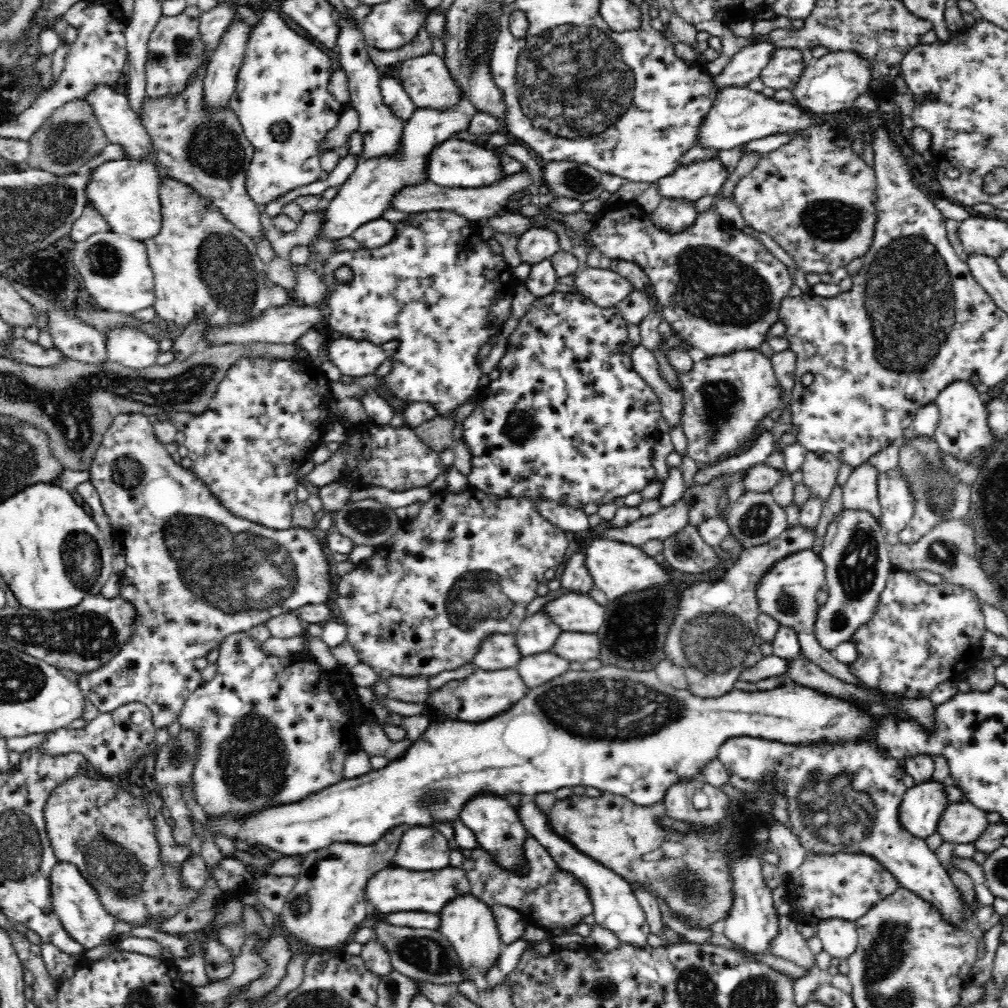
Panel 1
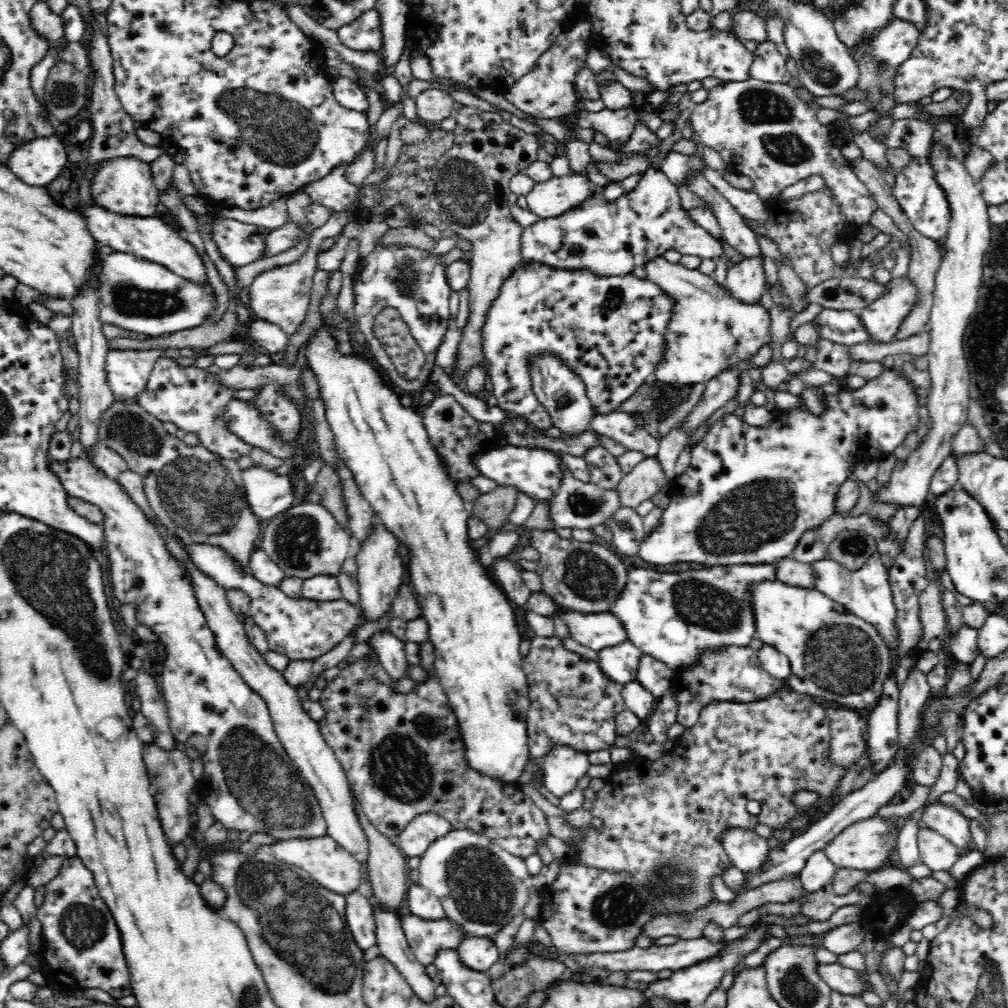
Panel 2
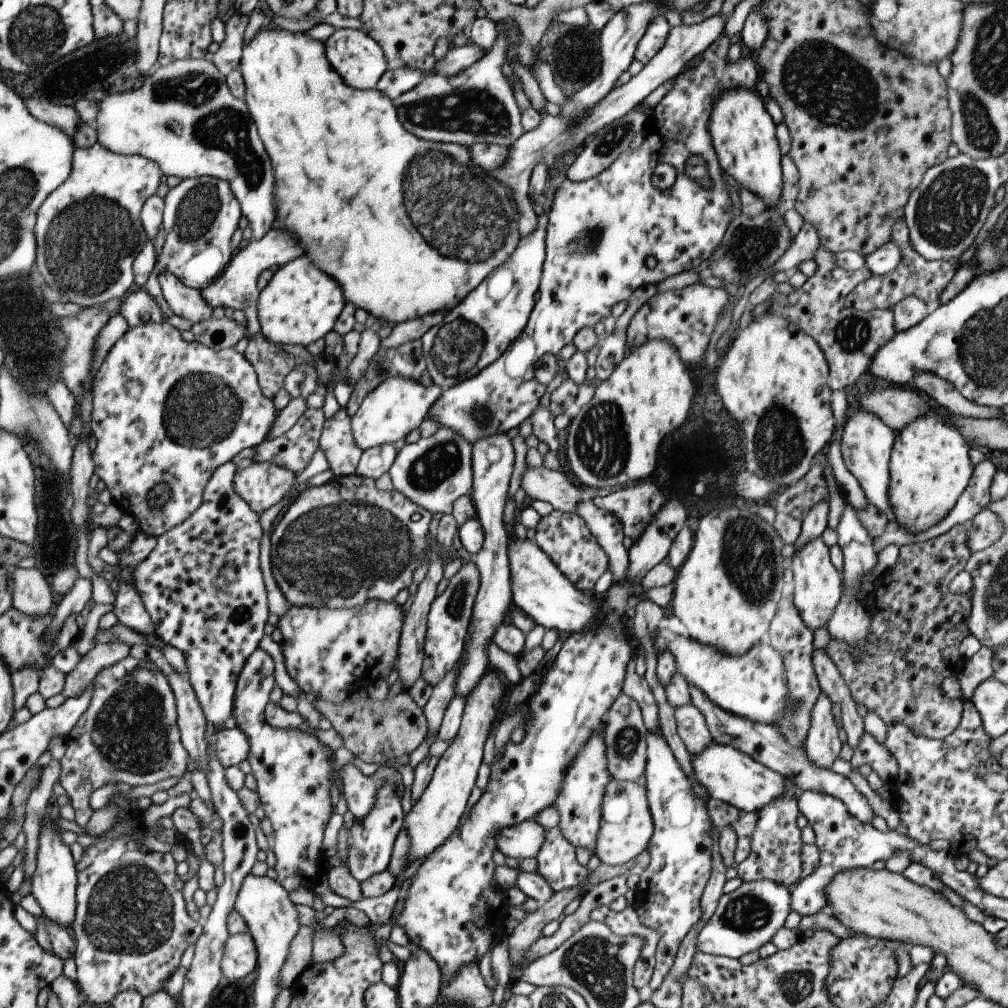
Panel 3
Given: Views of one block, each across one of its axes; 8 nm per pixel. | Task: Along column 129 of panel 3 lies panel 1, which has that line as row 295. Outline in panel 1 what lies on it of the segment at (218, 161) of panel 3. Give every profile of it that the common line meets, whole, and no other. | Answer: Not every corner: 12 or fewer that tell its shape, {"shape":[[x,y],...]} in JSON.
{"shape":[[112,230],[72,260],[101,309],[155,302],[146,247]]}

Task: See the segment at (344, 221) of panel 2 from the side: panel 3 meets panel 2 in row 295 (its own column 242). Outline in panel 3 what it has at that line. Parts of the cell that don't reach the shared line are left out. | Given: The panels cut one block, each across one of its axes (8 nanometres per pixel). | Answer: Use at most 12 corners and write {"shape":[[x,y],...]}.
{"shape":[[271,227],[232,253],[199,291],[211,306],[241,310],[257,326],[256,280],[269,266],[303,255],[299,242]]}

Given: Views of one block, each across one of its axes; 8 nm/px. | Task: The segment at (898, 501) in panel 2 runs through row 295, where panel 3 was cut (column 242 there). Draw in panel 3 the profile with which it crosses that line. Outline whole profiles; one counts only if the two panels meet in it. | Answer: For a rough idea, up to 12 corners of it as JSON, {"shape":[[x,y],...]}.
{"shape":[[247,932],[228,935],[220,971],[228,980],[247,976],[257,964]]}

